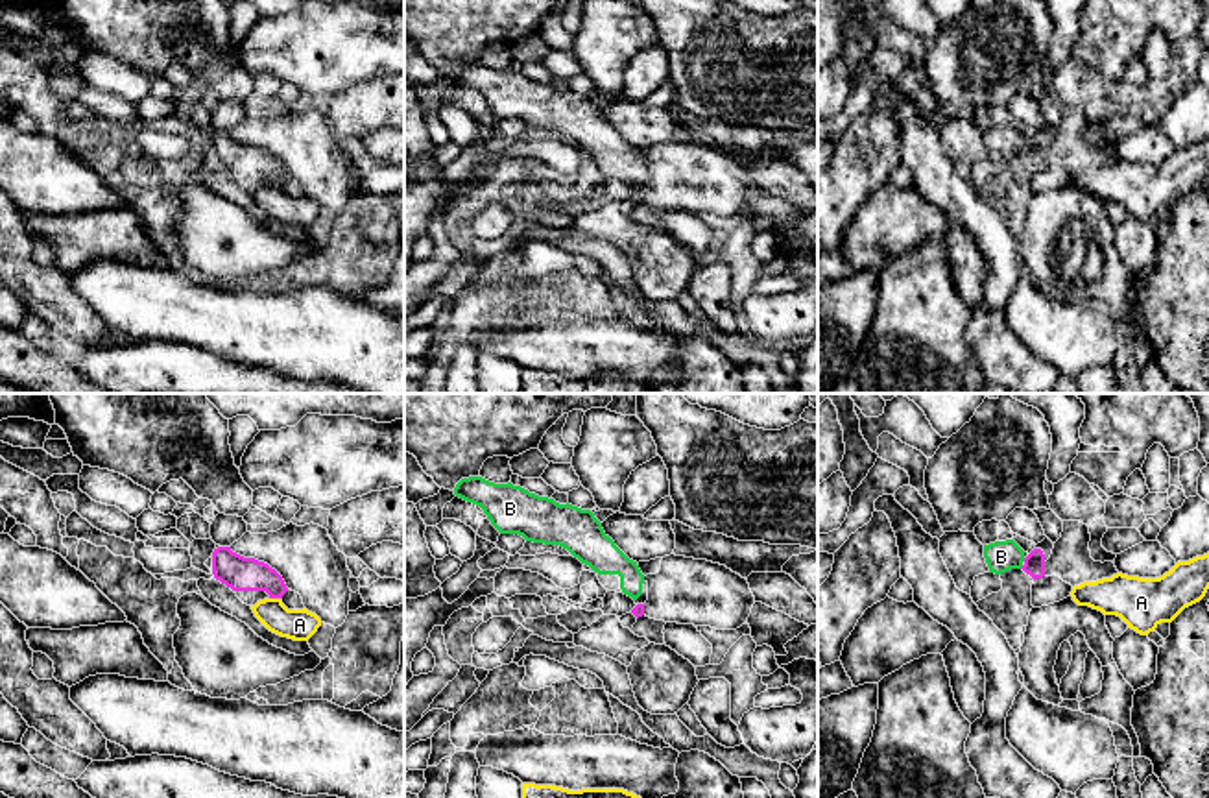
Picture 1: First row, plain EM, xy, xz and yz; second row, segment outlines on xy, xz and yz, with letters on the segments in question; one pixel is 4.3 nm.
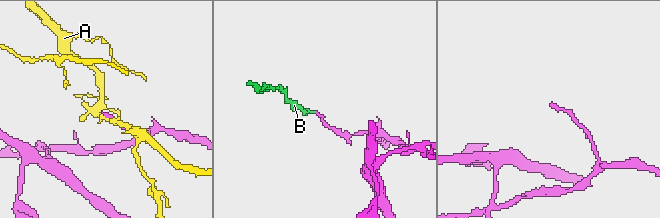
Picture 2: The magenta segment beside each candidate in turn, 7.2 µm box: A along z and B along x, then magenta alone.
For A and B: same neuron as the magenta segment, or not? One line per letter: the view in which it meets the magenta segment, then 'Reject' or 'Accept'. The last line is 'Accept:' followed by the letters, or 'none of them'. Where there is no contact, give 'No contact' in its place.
A: Touches magenta in xy. Reject
B: No contact. Accept
Accept: B

